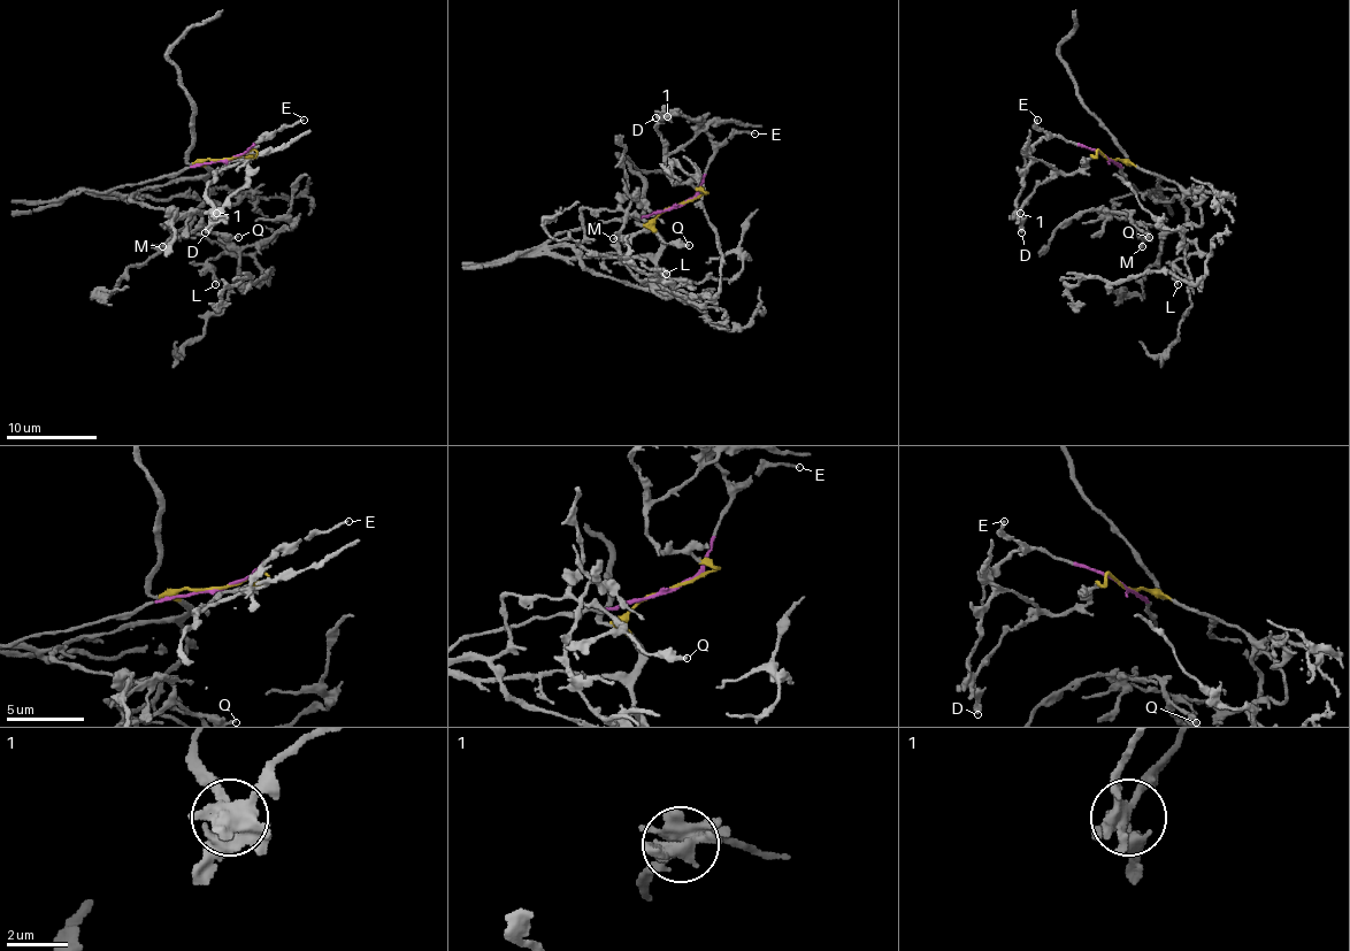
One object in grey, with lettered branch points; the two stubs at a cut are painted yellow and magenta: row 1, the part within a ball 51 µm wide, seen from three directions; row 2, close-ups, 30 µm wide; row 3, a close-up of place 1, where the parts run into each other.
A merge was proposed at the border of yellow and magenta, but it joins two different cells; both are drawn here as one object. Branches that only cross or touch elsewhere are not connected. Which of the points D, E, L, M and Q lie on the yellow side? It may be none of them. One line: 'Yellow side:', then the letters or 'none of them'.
Yellow side: D, L

